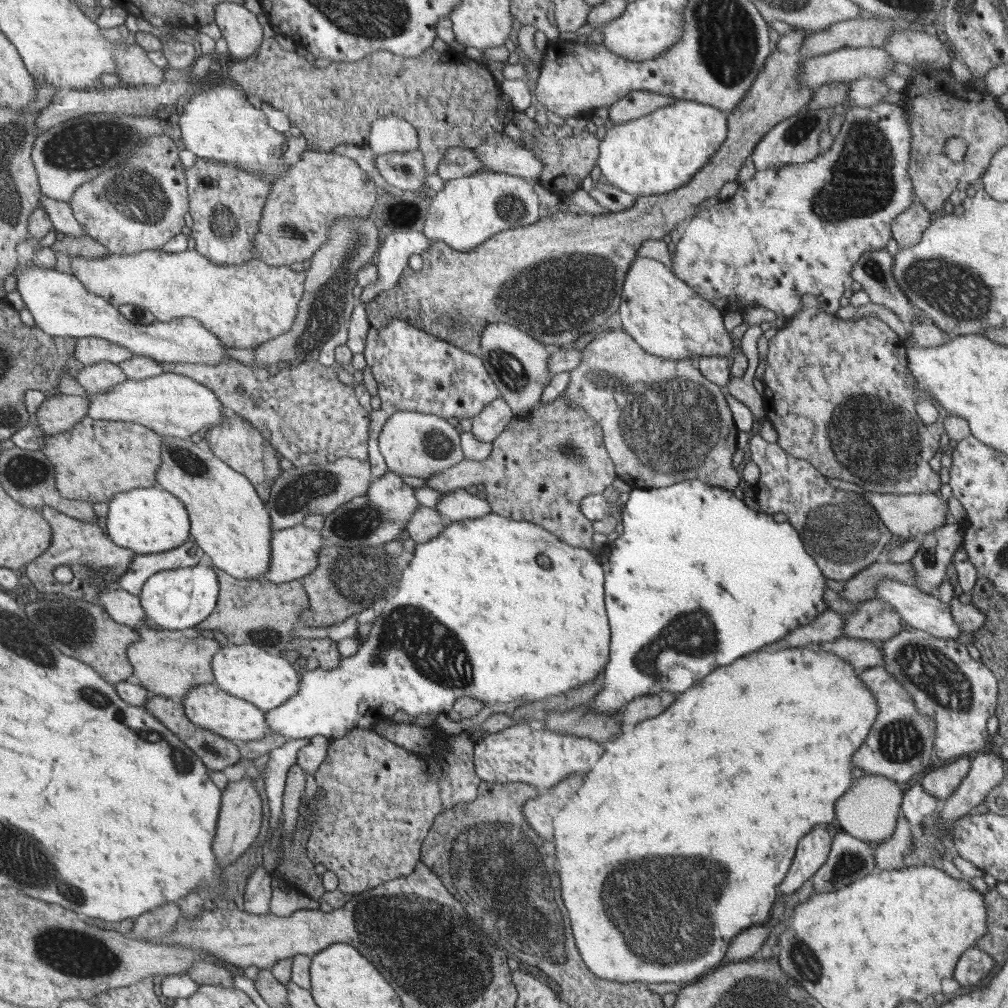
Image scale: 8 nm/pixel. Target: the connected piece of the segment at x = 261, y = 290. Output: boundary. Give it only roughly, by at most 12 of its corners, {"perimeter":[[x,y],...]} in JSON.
{"perimeter":[[196,249],[71,256],[88,292],[230,348],[291,329],[306,272]]}

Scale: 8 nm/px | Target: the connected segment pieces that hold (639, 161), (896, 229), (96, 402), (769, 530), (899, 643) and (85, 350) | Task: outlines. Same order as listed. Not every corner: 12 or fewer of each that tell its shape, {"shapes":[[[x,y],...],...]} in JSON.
{"shapes":[[[674,101],[606,130],[602,181],[636,198],[690,183],[727,113]],[[917,199],[891,224],[899,246],[921,241],[930,213]],[[174,372],[88,396],[90,418],[188,439],[223,421],[207,385]],[[700,480],[632,489],[600,553],[593,712],[810,624],[795,526]],[[903,628],[882,668],[950,762],[994,751],[998,680],[955,639]],[[98,337],[78,339],[75,357],[84,365],[119,365],[133,352]]]}

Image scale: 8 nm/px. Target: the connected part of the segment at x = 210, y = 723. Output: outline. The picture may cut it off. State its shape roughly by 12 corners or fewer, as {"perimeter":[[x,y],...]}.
{"perimeter":[[215,682],[191,688],[187,717],[230,741],[264,738],[263,709]]}

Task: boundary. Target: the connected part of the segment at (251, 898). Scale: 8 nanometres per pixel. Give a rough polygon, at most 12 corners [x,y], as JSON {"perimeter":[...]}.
{"perimeter":[[258,866],[247,880],[246,912],[268,914],[273,878]]}

